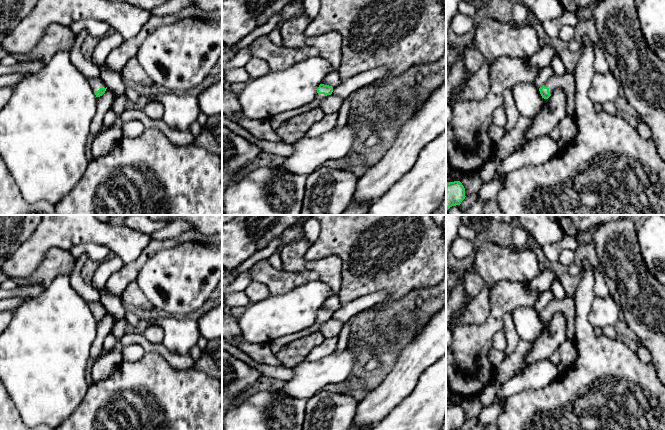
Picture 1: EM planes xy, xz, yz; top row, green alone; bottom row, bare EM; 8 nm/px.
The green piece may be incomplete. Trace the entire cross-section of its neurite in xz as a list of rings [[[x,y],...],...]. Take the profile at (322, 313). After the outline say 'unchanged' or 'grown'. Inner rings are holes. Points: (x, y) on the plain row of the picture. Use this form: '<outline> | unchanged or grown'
[[[320,308],[317,312],[317,317],[315,319],[315,325],[324,324],[326,321],[331,319],[333,316],[333,311],[329,309]]] | grown

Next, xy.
[[[92,302],[88,304],[89,304],[89,308],[92,314],[94,315],[96,321],[100,321],[105,317],[107,311],[100,302]]] | grown

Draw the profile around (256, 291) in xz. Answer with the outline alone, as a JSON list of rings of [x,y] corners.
[[[252,281],[244,292],[252,303],[263,300],[270,295],[269,288],[256,281]]]

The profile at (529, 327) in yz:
[[[520,306],[512,312],[512,320],[520,340],[535,342],[548,328],[534,306]]]

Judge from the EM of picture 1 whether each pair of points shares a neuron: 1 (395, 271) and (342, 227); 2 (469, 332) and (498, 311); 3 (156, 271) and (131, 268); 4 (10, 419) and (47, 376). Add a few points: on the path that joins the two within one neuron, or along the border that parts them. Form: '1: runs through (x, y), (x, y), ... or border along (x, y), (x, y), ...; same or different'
1: runs through (382, 258), (355, 231); same
2: runs through (477, 332), (480, 332), (493, 319); same
3: border along (157, 252), (145, 263), (135, 280); different
4: border along (10, 396), (22, 419); different

